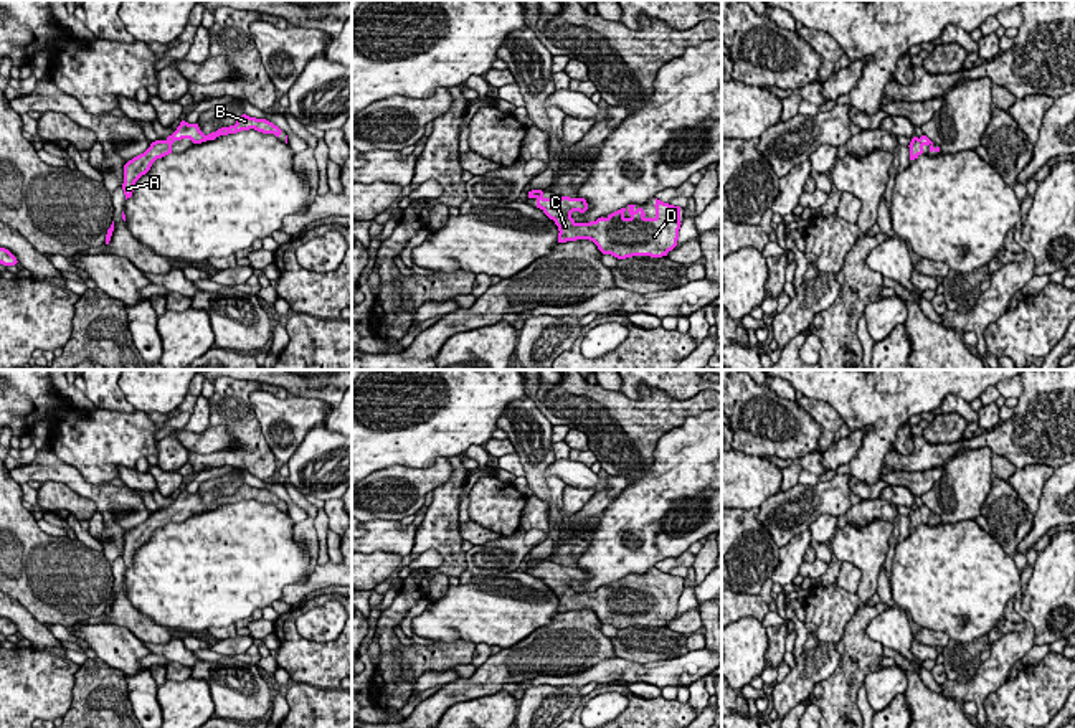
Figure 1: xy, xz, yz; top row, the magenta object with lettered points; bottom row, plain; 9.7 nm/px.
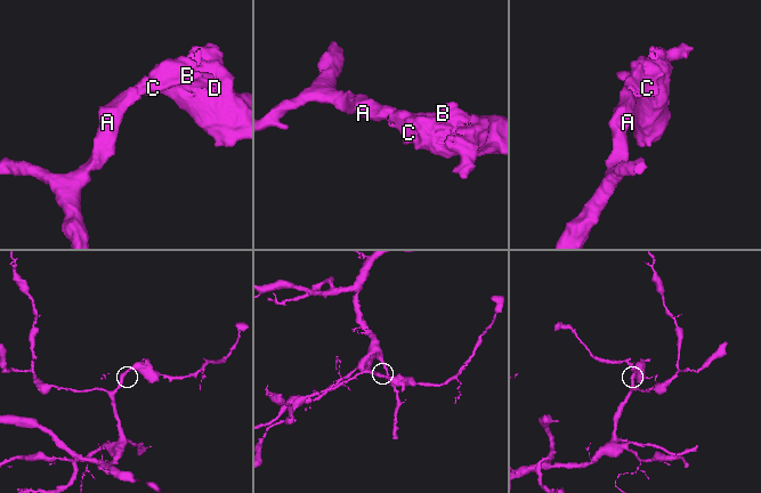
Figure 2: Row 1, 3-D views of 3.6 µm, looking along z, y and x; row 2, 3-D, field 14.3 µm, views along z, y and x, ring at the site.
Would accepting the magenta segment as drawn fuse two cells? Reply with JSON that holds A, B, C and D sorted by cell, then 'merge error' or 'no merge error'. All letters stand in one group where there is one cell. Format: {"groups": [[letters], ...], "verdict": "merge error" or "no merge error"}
{"groups": [["A", "B", "C", "D"]], "verdict": "no merge error"}

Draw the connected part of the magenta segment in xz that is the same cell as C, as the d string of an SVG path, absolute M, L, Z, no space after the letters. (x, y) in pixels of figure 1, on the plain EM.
M542 560L528 561L528 568L537 570L540 578L558 596L558 612L590 609L603 624L618 629L632 626L667 626L677 616L680 599L680 576L664 573L656 568L656 586L647 588L642 578L627 574L629 588L621 578L606 588L590 593L576 593L573 581L585 583L588 573L585 568L561 566L560 570L545 568Z

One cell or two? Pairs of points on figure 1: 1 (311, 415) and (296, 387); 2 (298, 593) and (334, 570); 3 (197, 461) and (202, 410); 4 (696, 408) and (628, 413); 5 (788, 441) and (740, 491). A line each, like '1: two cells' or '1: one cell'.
1: two cells
2: one cell
3: two cells
4: one cell
5: two cells

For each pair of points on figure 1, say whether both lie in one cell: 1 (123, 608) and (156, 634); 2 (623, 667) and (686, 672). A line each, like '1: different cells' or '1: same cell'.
1: same cell
2: same cell

